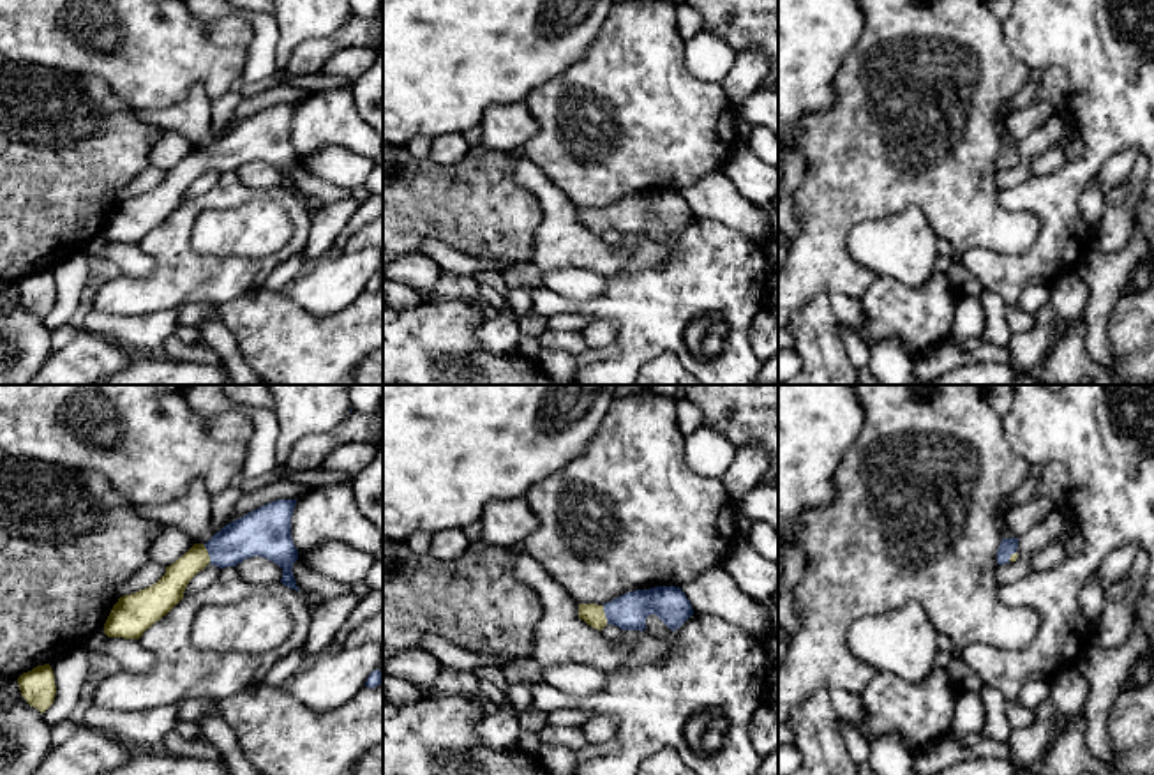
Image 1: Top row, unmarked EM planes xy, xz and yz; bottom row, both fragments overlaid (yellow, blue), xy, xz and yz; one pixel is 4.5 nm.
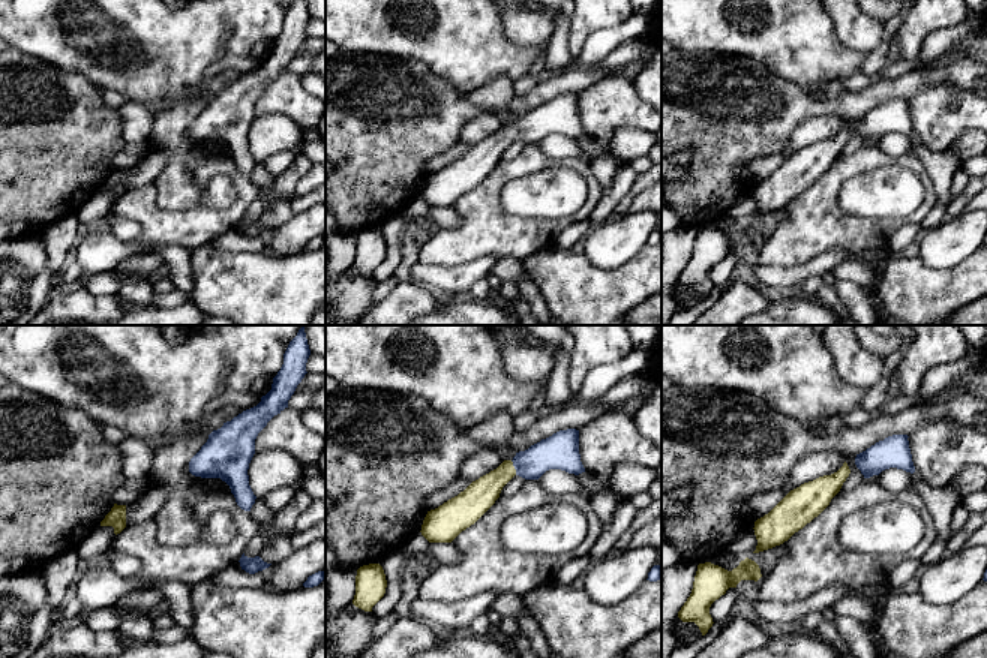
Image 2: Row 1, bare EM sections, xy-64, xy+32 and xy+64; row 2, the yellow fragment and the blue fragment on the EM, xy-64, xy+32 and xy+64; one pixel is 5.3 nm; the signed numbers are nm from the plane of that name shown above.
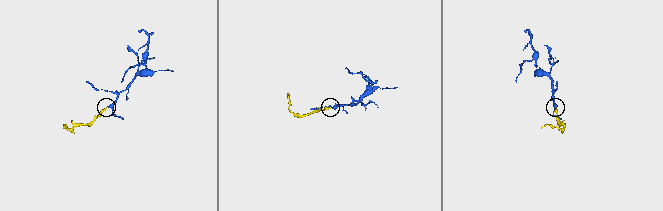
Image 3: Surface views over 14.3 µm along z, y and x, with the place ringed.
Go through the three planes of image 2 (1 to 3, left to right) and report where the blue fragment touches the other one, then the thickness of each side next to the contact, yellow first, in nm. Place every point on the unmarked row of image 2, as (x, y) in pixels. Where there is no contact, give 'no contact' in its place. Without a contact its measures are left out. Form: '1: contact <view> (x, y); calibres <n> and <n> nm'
1: no contact
2: contact xy+32 (513, 132); calibres 170 and 190 nm
3: no contact

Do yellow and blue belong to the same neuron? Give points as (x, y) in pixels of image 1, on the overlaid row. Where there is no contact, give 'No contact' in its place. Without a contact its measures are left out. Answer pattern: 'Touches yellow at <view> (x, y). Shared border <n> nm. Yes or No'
Touches yellow at xy (207, 555). Shared border 90 nm. Yes

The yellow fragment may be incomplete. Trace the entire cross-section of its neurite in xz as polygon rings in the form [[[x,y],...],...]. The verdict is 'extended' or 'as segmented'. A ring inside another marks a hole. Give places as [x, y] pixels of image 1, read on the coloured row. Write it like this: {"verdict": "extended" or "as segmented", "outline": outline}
{"verdict": "extended", "outline": [[[676,586],[628,591],[603,606],[579,604],[579,618],[598,630],[611,623],[621,630],[642,632],[649,614],[656,614],[674,632],[693,614],[693,609]]]}

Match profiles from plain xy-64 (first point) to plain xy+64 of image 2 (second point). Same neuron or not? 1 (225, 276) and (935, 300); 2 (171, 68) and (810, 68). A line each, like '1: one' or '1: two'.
1: one
2: one

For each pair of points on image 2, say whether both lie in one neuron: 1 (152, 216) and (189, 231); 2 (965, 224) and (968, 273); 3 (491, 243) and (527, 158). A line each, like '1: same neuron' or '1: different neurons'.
1: same neuron
2: different neurons
3: same neuron

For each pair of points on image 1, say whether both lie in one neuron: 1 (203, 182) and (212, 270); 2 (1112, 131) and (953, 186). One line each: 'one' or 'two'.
1: two
2: two

